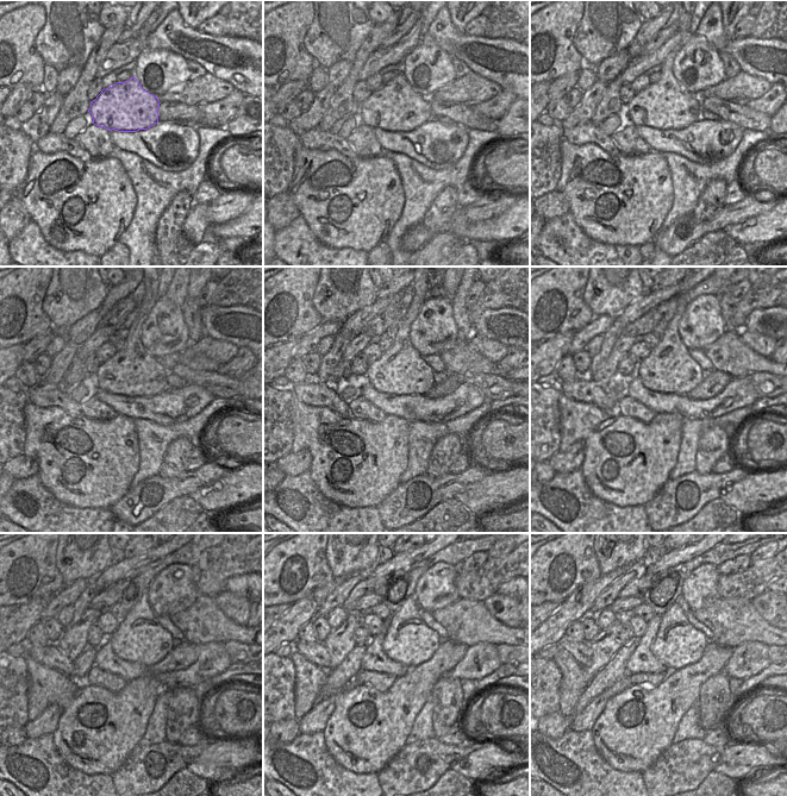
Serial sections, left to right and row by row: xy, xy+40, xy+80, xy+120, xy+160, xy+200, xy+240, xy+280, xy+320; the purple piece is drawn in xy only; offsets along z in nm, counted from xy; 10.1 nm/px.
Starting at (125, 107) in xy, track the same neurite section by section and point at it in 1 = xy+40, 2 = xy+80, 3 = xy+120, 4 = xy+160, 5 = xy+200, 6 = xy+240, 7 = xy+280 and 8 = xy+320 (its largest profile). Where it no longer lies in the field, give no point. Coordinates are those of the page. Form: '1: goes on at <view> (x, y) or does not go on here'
1: goes on at xy+40 (395, 107)
2: goes on at xy+80 (666, 105)
3: goes on at xy+120 (132, 371)
4: goes on at xy+160 (401, 370)
5: goes on at xy+200 (669, 369)
6: goes on at xy+240 (139, 638)
7: goes on at xy+280 (408, 640)
8: goes on at xy+320 (678, 644)

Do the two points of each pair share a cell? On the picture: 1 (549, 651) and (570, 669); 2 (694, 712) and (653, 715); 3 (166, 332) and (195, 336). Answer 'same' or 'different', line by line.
1: different
2: different
3: different

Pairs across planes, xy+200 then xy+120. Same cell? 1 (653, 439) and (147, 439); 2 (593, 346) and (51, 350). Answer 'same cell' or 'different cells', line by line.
1: different cells
2: same cell

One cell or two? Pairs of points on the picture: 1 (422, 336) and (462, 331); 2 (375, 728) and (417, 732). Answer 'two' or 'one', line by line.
1: two
2: two

